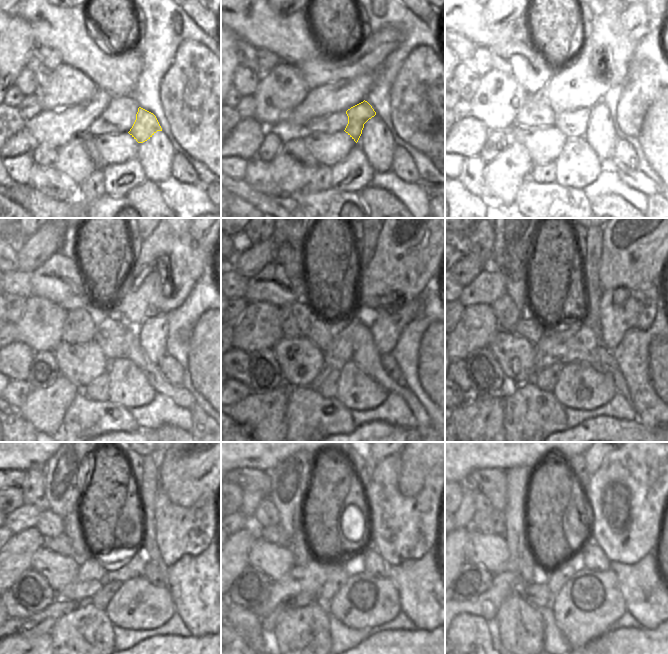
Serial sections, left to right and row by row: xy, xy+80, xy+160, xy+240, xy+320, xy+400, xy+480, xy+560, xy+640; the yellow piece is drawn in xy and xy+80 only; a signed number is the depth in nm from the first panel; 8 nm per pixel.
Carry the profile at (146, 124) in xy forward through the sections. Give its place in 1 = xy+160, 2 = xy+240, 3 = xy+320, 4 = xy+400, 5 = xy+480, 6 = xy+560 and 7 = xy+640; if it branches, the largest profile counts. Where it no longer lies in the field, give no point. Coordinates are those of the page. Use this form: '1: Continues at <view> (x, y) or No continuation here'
1: Continues at xy+160 (573, 123)
2: Continues at xy+240 (112, 335)
3: Continues at xy+320 (321, 332)
4: Continues at xy+400 (528, 326)
5: Continues at xy+480 (61, 544)
6: Continues at xy+560 (275, 534)
7: Continues at xy+640 (492, 523).

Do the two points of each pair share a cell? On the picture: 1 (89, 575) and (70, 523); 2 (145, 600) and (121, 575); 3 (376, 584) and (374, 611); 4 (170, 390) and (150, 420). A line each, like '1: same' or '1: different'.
1: different
2: different
3: same
4: different

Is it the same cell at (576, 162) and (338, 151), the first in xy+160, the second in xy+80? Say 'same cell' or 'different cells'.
different cells

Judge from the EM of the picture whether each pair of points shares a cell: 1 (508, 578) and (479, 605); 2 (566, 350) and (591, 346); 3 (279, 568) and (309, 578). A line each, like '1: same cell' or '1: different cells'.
1: same cell
2: same cell
3: different cells

